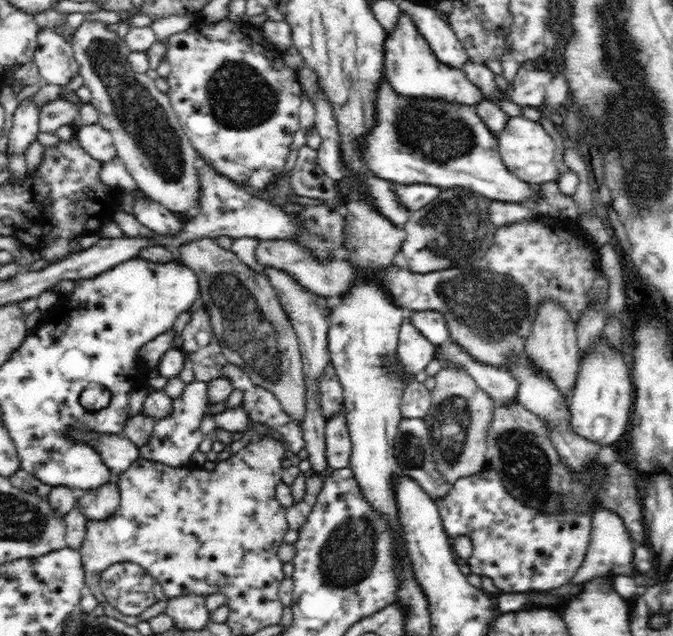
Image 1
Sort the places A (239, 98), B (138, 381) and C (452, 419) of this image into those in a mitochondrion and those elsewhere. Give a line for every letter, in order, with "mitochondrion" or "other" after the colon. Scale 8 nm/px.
A: mitochondrion
B: other
C: mitochondrion

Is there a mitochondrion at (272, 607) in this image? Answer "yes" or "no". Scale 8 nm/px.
no

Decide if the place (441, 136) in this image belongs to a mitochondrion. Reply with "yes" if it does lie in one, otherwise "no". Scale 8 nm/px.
yes

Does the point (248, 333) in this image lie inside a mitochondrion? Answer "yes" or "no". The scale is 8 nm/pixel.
yes

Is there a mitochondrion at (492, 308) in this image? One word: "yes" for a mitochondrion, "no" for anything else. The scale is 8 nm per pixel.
yes

